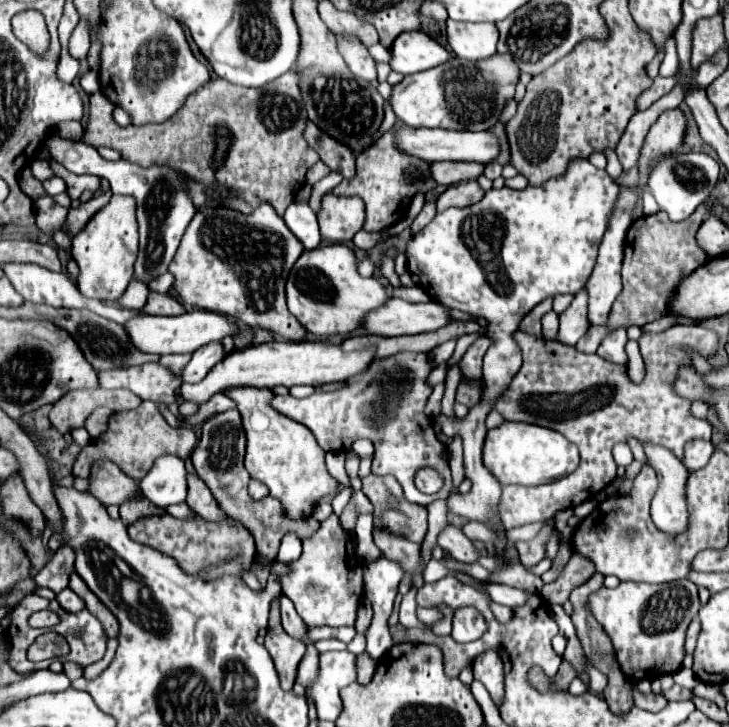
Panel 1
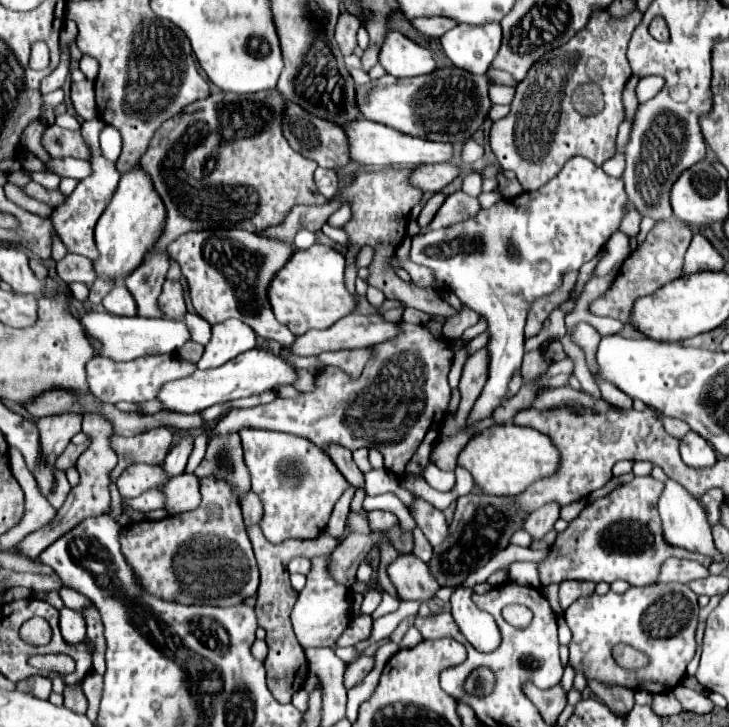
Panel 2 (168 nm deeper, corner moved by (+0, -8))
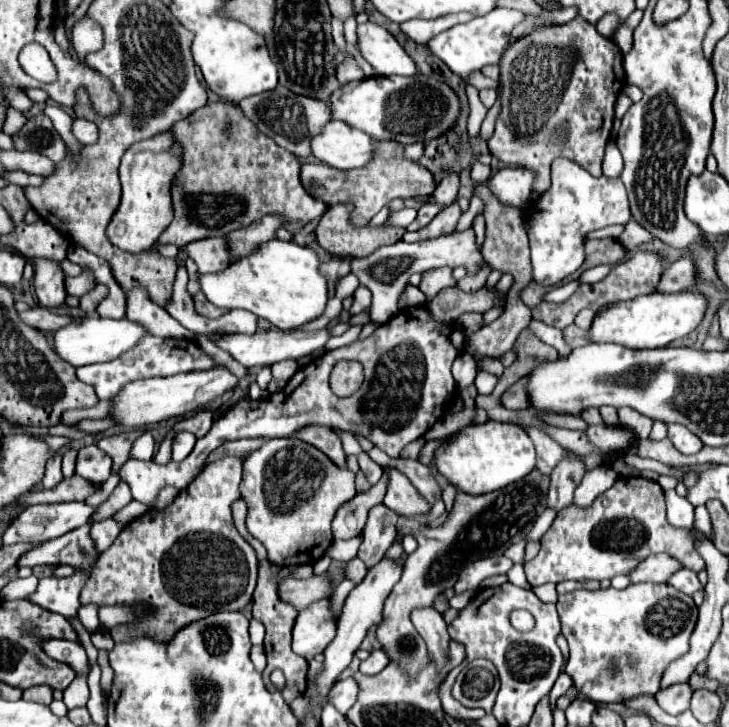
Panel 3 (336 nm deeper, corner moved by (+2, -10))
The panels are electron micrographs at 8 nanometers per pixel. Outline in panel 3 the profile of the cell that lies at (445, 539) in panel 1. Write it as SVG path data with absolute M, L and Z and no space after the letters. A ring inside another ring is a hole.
M384 467L384 471L390 475L390 487L386 491L386 507L392 509L398 515L404 517L416 517L416 515L428 515L430 503L424 499L424 495L396 469Z

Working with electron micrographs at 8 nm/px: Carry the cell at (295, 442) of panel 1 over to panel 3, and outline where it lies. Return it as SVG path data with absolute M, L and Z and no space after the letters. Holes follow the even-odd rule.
M268 439L244 461L242 499L248 503L248 531L266 547L276 565L318 561L332 543L330 523L336 509L356 495L354 473L336 467L322 451L296 439ZM282 451L282 457L274 457Z

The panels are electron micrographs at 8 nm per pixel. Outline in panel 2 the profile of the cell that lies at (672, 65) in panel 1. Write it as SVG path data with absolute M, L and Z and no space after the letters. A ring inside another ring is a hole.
M644 77L642 81L638 81L638 87L636 87L636 97L640 103L652 99L664 85L664 79L662 77Z

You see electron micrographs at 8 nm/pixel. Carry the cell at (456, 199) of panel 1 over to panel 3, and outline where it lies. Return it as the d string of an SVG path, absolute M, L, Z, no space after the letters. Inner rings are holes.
M452 203L450 207L442 209L424 229L420 231L414 231L414 233L406 233L404 235L404 241L406 243L416 243L420 239L434 239L434 237L440 237L444 233L452 233L458 225L458 219L462 215L462 209L458 203Z

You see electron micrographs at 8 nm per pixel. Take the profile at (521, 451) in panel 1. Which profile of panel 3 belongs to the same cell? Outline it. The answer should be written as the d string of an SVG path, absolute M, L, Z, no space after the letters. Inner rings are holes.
M486 421L482 425L464 427L440 449L436 449L436 467L448 483L456 485L460 491L484 495L512 485L532 473L536 467L536 449L520 425Z

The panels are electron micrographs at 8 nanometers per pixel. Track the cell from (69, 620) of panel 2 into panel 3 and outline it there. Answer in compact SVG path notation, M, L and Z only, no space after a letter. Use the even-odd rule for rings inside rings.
M52 641L52 645L44 645L44 651L56 659L68 663L74 671L84 673L86 671L86 651L78 641Z

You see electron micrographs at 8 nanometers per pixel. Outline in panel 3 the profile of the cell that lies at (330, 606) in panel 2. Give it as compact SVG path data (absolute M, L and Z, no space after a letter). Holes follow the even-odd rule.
M328 599L310 603L306 609L298 611L294 629L292 629L294 653L302 655L306 661L312 661L336 635L334 613Z

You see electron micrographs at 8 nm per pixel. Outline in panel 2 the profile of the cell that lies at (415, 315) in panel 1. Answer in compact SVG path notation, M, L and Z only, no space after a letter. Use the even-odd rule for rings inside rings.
M350 313L342 317L342 321L336 321L330 329L310 329L310 333L298 335L296 343L290 347L292 353L300 357L312 357L324 351L338 351L338 349L358 349L358 347L372 347L376 343L388 341L398 335L398 325L396 323L386 323L380 315L360 315L360 313Z

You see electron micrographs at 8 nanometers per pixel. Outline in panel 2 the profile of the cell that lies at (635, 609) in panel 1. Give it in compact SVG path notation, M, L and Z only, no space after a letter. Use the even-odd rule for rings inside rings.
M654 583L654 585L644 585L644 587L630 587L622 595L608 591L606 595L594 593L590 597L580 597L564 611L564 619L572 631L572 639L568 643L568 649L570 649L568 665L574 671L582 671L586 681L602 681L604 685L622 685L632 691L638 691L638 689L644 689L650 693L672 691L686 675L686 665L692 661L696 653L694 635L696 635L696 625L698 625L698 599L696 599L696 593L692 593L692 589L682 583ZM616 643L628 643L644 651L650 657L648 667L638 669L638 671L626 671L618 667L610 655Z

